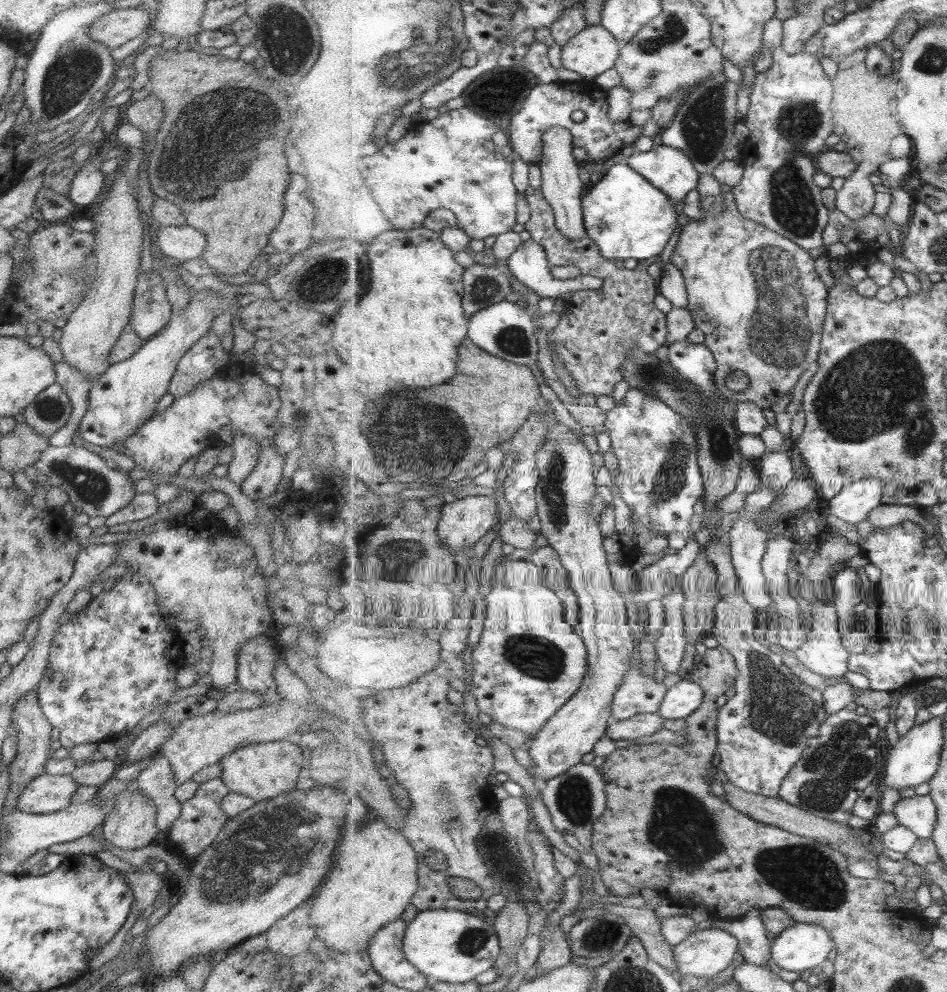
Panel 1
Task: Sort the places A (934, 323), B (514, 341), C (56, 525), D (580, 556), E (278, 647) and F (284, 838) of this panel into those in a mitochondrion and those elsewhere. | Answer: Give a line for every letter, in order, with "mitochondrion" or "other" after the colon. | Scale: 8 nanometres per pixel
A: other
B: mitochondrion
C: other
D: other
E: other
F: mitochondrion

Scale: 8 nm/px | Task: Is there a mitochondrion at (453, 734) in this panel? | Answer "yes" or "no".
no

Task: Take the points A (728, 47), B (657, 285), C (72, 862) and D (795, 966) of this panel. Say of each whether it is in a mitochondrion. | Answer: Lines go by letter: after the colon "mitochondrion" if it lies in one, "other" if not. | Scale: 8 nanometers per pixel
A: other
B: other
C: other
D: other

